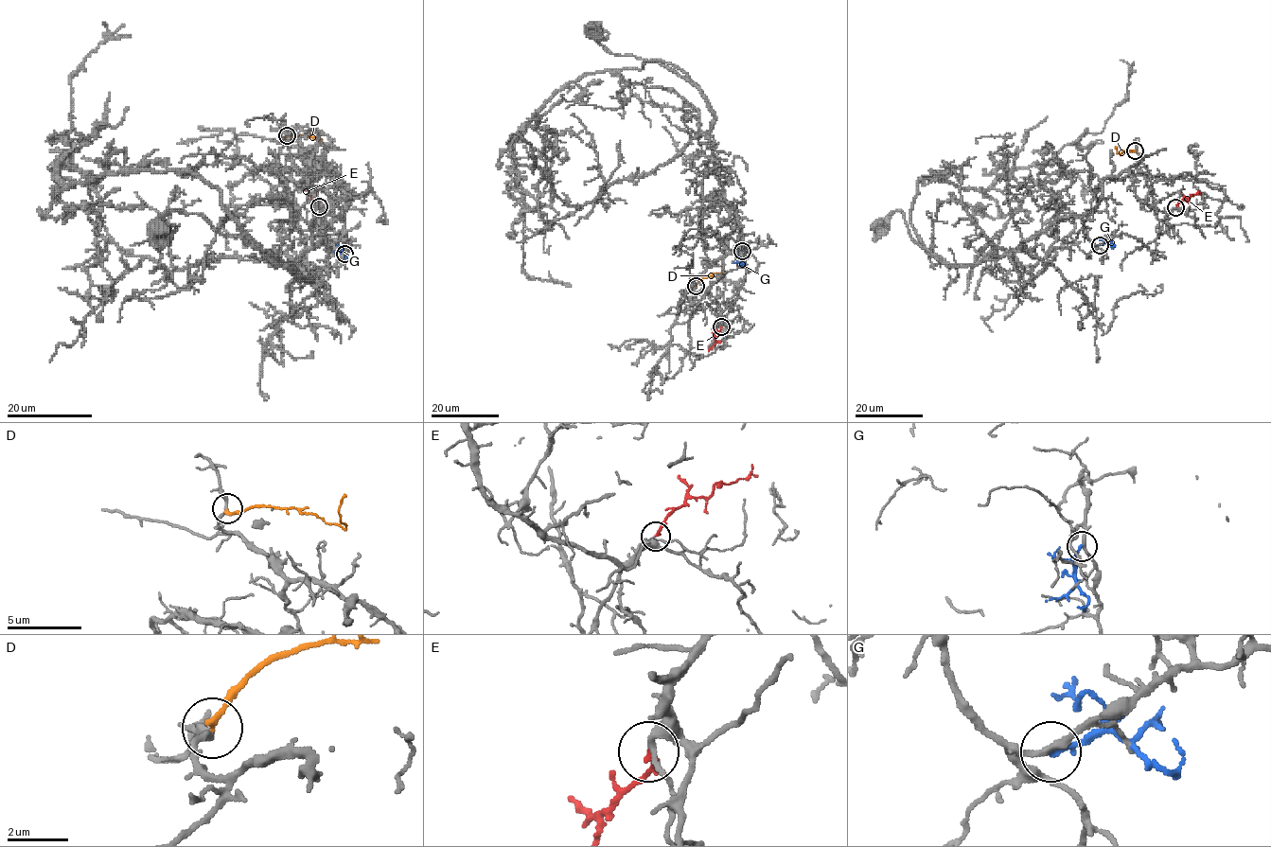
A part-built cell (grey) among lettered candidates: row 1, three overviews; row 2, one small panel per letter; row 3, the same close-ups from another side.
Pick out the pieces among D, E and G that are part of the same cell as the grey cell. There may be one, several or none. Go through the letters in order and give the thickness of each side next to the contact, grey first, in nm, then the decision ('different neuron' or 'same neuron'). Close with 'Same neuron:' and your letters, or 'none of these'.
D: 200 nm thick on the grey side, 190 nm on the other; different neuron
E: 240 nm thick on the grey side, 200 nm on the other; same neuron
G: 200 nm thick on the grey side, 190 nm on the other; different neuron
Same neuron: E

